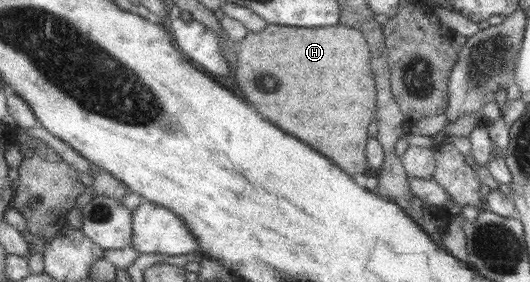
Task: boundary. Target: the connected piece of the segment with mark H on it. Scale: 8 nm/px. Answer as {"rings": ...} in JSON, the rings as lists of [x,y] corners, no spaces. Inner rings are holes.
{"rings":[[[270,24],[259,33],[248,31],[240,43],[238,66],[235,68],[239,93],[243,90],[243,96],[247,96],[247,100],[271,122],[277,122],[281,130],[289,130],[289,134],[297,134],[297,138],[309,142],[309,146],[321,150],[321,154],[329,154],[337,166],[349,170],[349,175],[365,176],[372,172],[368,157],[369,126],[378,114],[371,54],[363,32],[347,25],[310,29]]]}

